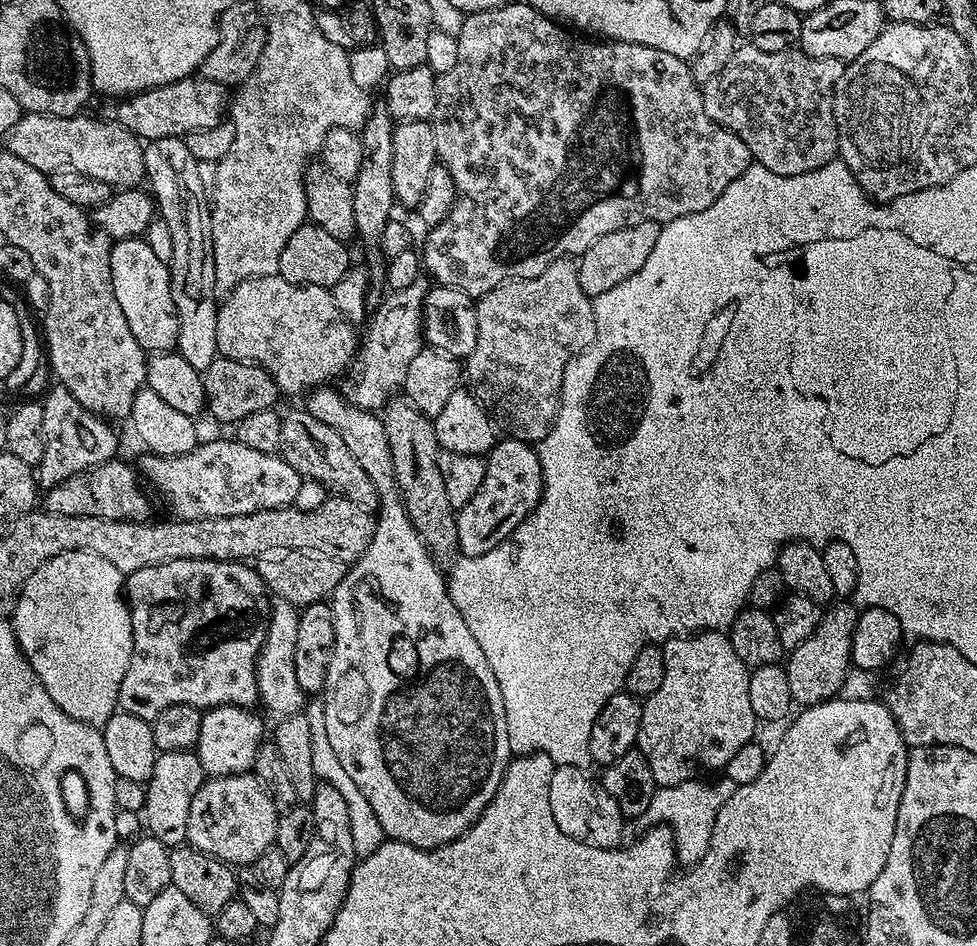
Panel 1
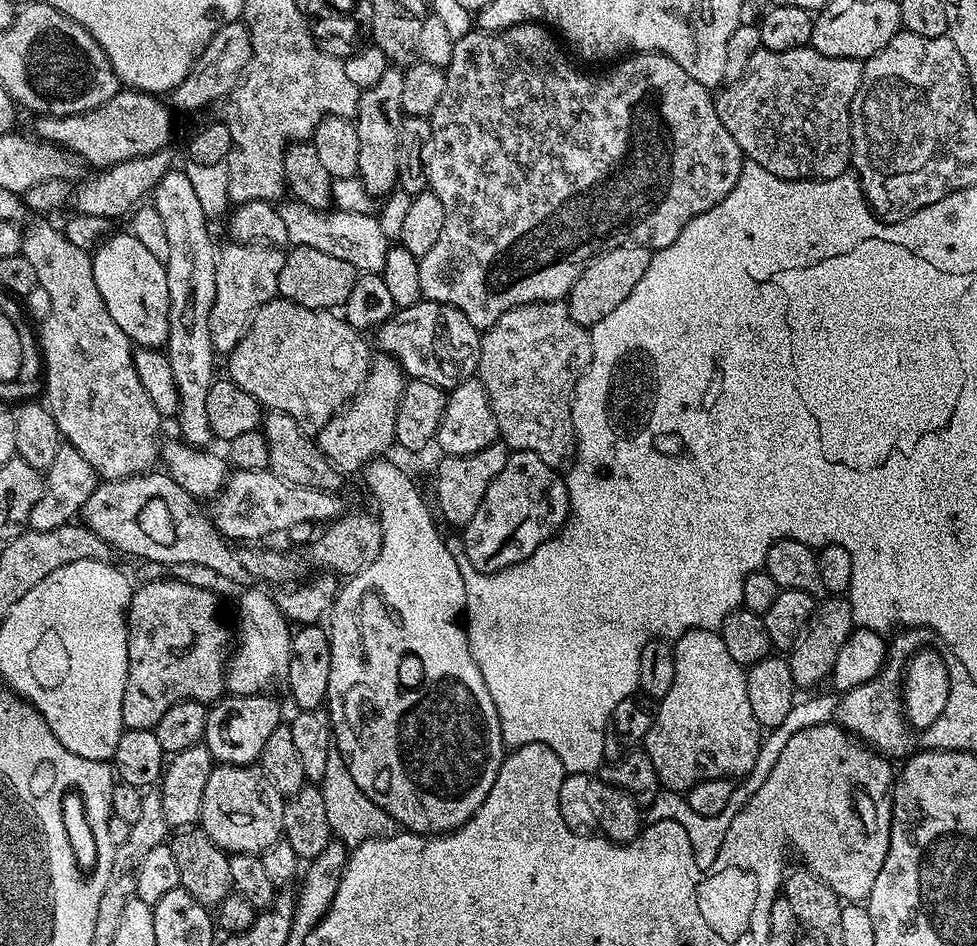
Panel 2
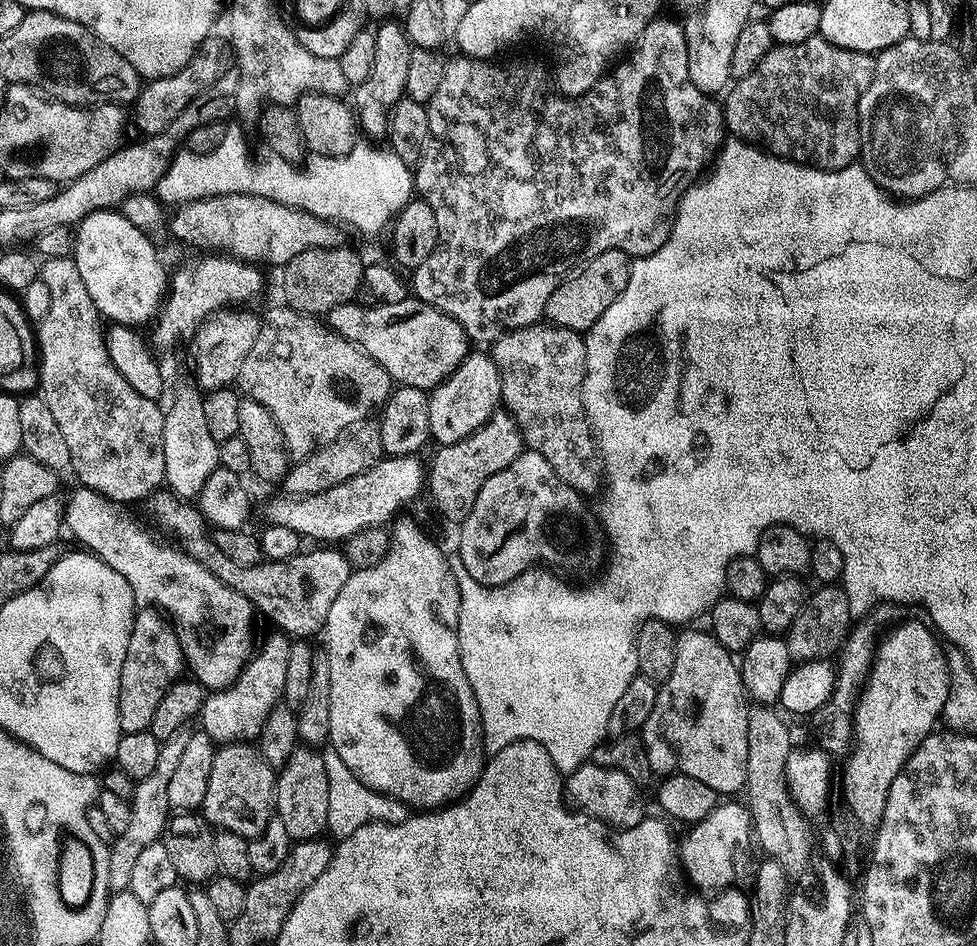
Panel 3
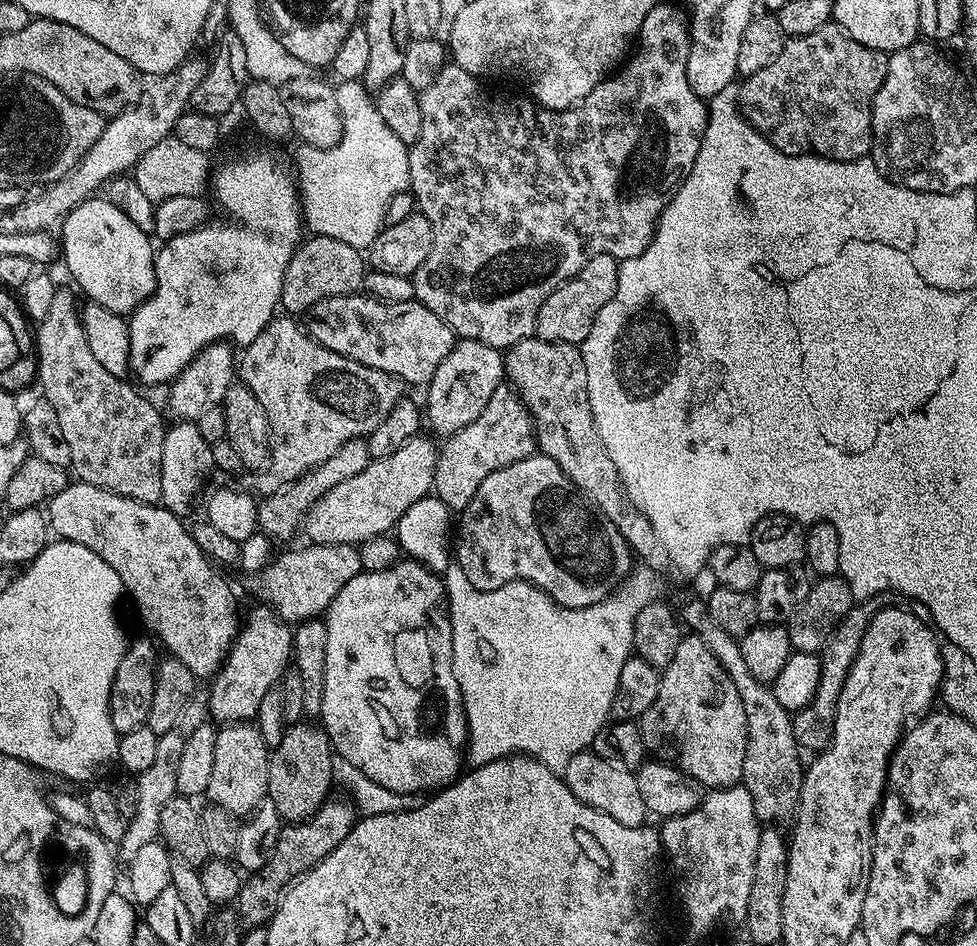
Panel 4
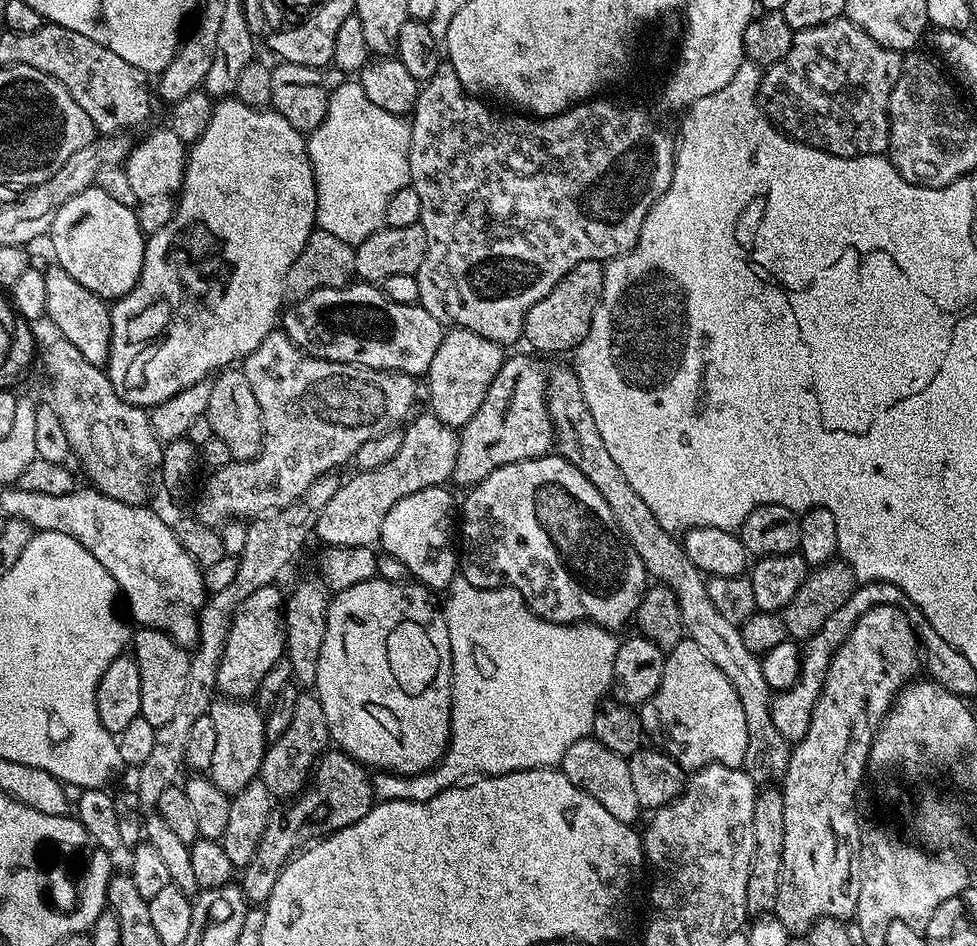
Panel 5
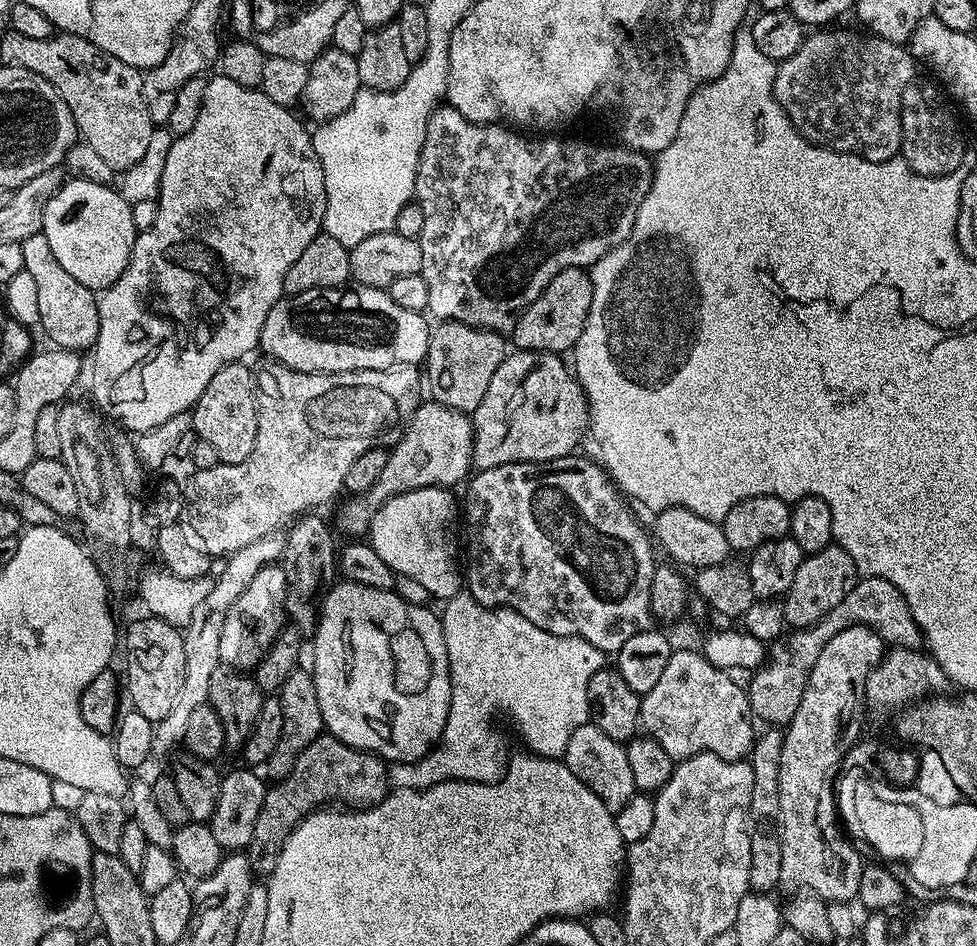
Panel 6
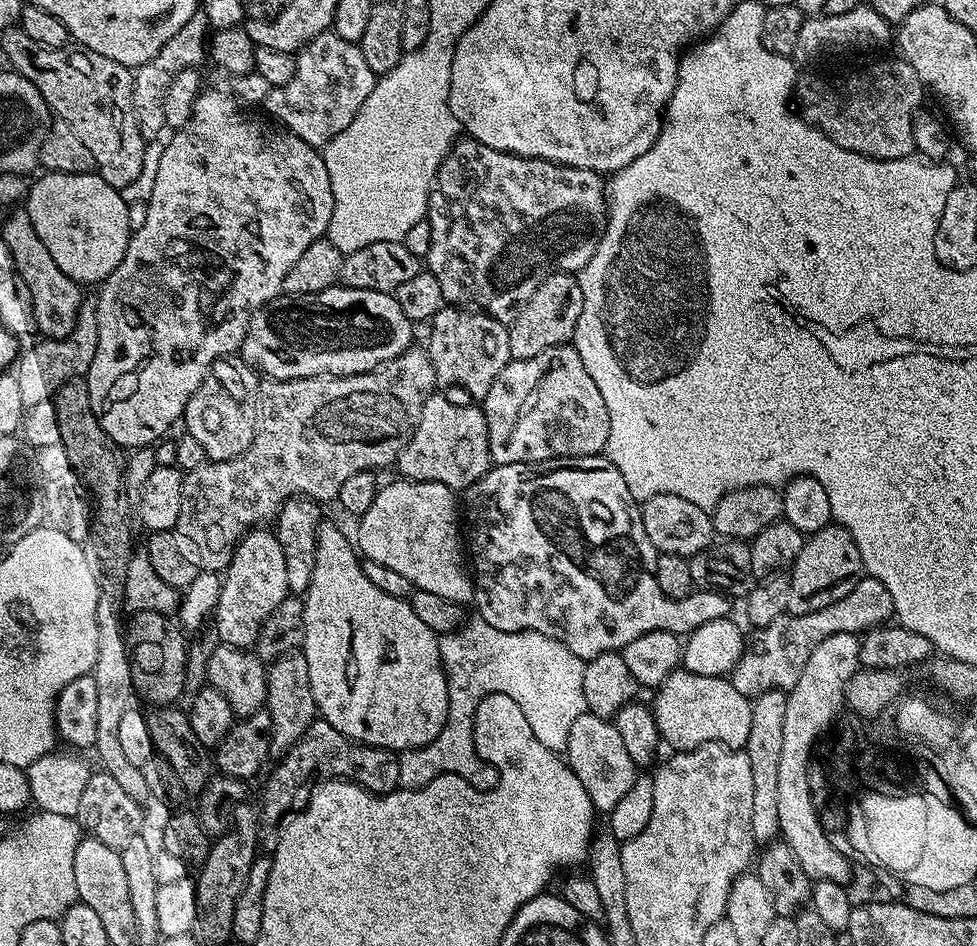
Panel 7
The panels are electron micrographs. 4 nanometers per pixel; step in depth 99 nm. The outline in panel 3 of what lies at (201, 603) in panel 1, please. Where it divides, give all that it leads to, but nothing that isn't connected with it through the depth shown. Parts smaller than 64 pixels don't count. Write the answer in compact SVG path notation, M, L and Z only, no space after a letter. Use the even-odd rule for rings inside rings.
M141 607L133 619L130 646L126 646L126 658L122 662L118 694L121 733L149 731L154 710L158 710L158 702L162 702L162 694L166 694L168 687L181 679L185 672L184 654L175 627L156 608Z

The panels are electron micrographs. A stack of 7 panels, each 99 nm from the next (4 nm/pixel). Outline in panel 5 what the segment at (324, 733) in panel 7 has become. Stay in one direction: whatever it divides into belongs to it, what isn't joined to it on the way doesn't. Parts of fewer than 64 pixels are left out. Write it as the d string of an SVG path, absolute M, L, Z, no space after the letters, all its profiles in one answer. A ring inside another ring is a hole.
M329 750L317 760L304 791L291 797L285 808L273 807L262 842L258 842L258 850L254 850L254 858L250 858L238 876L238 883L249 905L267 905L274 882L278 882L282 870L309 842L366 818L374 803L374 784L368 781L368 775L370 772L365 765L356 763L344 752Z

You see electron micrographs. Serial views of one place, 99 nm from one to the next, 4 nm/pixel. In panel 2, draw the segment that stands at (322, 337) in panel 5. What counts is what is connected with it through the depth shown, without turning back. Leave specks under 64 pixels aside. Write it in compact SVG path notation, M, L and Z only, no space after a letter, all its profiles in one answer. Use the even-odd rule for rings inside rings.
M421 298L414 305L397 310L386 323L375 329L374 336L384 347L381 349L387 355L400 361L405 377L434 382L436 386L445 390L455 388L461 380L475 377L480 367L481 333L472 325L470 318L462 314L462 310L449 304L439 304L433 300Z

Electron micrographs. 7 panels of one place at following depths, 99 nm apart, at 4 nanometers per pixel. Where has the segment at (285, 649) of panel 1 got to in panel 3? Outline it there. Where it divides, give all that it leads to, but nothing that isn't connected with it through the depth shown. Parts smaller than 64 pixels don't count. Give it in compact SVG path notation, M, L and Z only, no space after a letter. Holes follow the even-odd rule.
M83 486L77 489L72 498L67 499L64 510L67 531L72 531L73 538L80 543L77 545L83 546L93 556L106 562L110 570L118 570L118 574L122 574L122 578L130 582L130 590L137 602L167 613L176 629L176 637L180 639L187 671L205 690L217 692L229 688L254 655L252 627L258 621L258 613L252 603L242 594L238 594L238 590L230 590L230 586L214 578L214 574L210 574L210 570L206 570L202 562L190 558L190 554L183 552L180 547L171 543L159 544L150 533L121 511L123 509L119 503L113 503L93 489Z

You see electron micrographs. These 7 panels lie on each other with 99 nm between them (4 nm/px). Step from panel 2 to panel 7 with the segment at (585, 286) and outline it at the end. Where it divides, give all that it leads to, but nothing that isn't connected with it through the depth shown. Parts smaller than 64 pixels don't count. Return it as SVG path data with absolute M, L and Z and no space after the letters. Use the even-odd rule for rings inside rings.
M570 272L550 274L542 286L530 294L530 302L522 306L518 318L507 325L512 359L534 358L534 354L542 354L542 350L569 343L578 326L578 318L582 318L582 286L579 279Z

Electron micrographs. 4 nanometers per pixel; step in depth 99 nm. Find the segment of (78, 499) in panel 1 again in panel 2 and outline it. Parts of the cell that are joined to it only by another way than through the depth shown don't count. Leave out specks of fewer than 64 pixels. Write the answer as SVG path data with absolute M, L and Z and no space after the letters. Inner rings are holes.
M156 471L97 483L94 494L84 503L84 527L128 556L141 556L156 564L193 564L209 568L224 580L247 581L249 575L238 562L237 549L212 525L211 515L200 509L201 501L187 493L167 471Z

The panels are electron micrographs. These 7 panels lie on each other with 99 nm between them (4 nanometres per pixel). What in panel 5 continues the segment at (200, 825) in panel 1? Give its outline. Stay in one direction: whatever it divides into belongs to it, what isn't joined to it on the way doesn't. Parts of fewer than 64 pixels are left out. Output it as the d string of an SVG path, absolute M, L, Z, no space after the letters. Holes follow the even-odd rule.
M227 698L213 699L208 707L207 716L214 722L216 745L214 758L210 762L206 776L214 786L227 794L240 792L251 780L257 779L262 766L266 739L265 713L257 708L251 699L229 700Z

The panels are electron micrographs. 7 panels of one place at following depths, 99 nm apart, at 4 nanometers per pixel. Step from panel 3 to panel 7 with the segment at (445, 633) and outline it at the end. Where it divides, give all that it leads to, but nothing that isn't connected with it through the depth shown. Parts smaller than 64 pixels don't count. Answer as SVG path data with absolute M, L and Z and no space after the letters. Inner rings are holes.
M328 522L321 523L316 543L314 574L308 591L303 597L304 643L302 651L306 658L306 666L310 666L310 690L314 690L314 702L319 715L326 722L330 722L330 726L334 726L334 730L346 734L351 740L359 740L361 744L372 744L376 748L388 748L397 754L421 748L434 742L434 738L438 738L438 734L444 732L444 723L448 717L448 677L445 676L444 665L440 662L440 641L436 632L430 630L430 626L426 626L426 622L422 622L422 618L418 618L418 614L414 614L411 603L407 599L399 600L378 590L378 586L374 586L374 582L370 582L370 578L366 578L361 557L354 547L353 541L349 537L348 540L334 525L328 524Z

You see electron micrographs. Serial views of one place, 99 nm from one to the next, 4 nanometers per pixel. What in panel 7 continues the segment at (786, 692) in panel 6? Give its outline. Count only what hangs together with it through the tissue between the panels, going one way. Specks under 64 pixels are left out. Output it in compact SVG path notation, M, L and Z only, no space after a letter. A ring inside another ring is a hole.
M865 575L864 579L846 594L846 598L838 598L838 602L830 602L822 610L814 610L814 614L785 614L782 618L774 618L764 628L758 628L747 637L741 660L734 666L730 679L738 694L755 698L771 688L790 689L798 678L802 678L802 670L806 662L810 662L810 654L814 654L814 646L830 634L846 634L855 632L863 634L871 628L878 628L893 619L894 609L890 590L882 586L873 576Z

